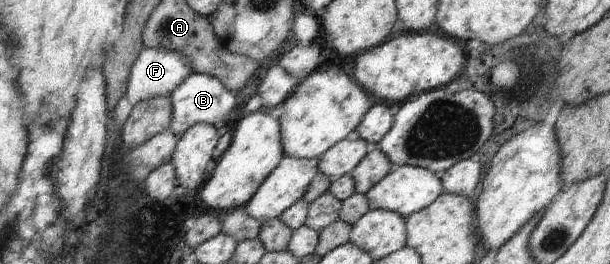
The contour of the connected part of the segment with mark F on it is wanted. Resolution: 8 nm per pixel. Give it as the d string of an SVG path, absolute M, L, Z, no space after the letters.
M143 47L137 56L128 77L127 90L124 98L126 108L154 97L169 96L175 88L191 73L189 58L179 52L168 52L164 49Z

